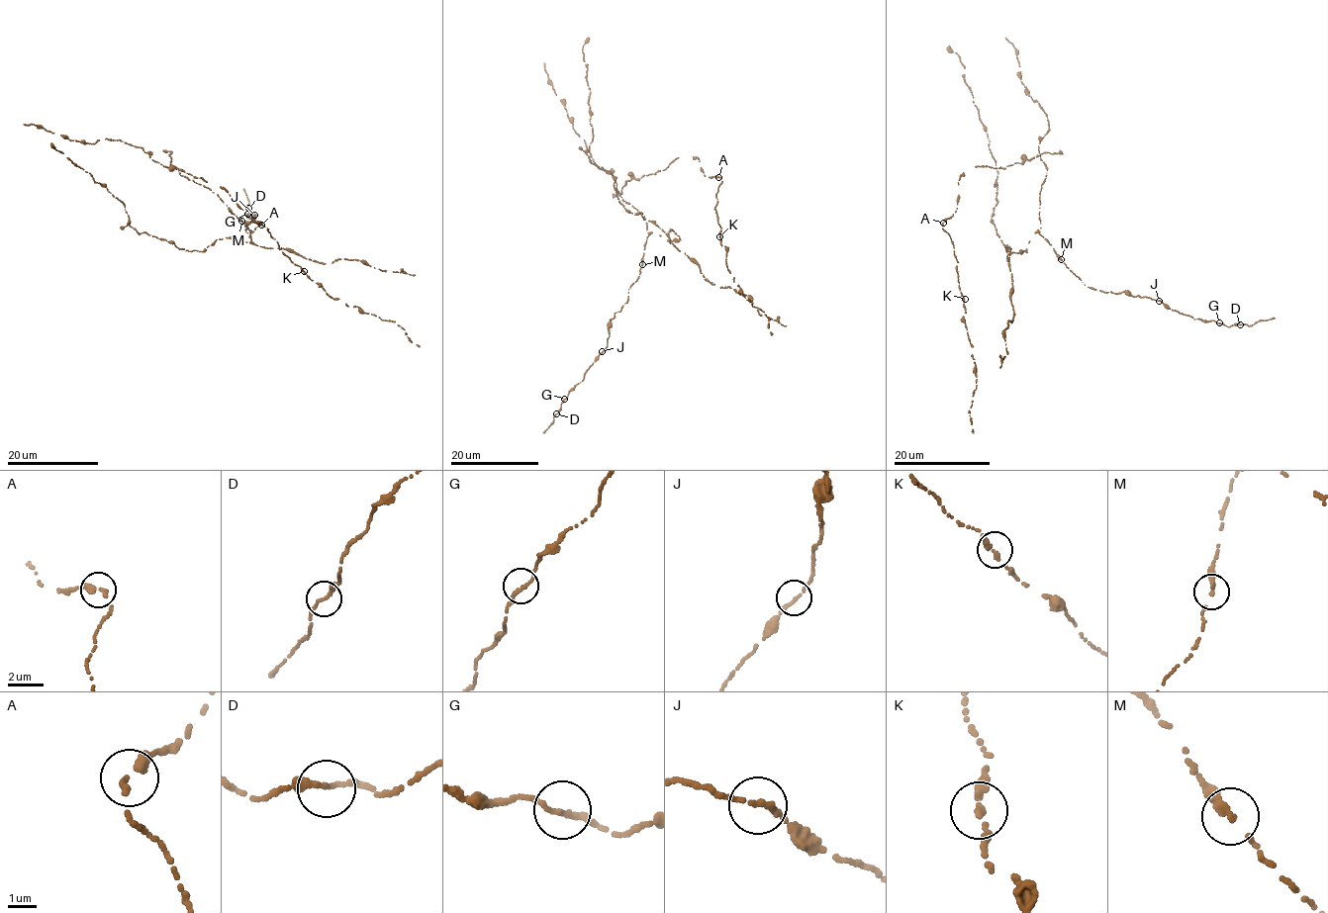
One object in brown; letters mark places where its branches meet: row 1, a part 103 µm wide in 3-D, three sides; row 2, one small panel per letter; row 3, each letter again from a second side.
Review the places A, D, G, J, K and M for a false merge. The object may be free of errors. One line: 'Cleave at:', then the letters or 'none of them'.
Cleave at: none of them

